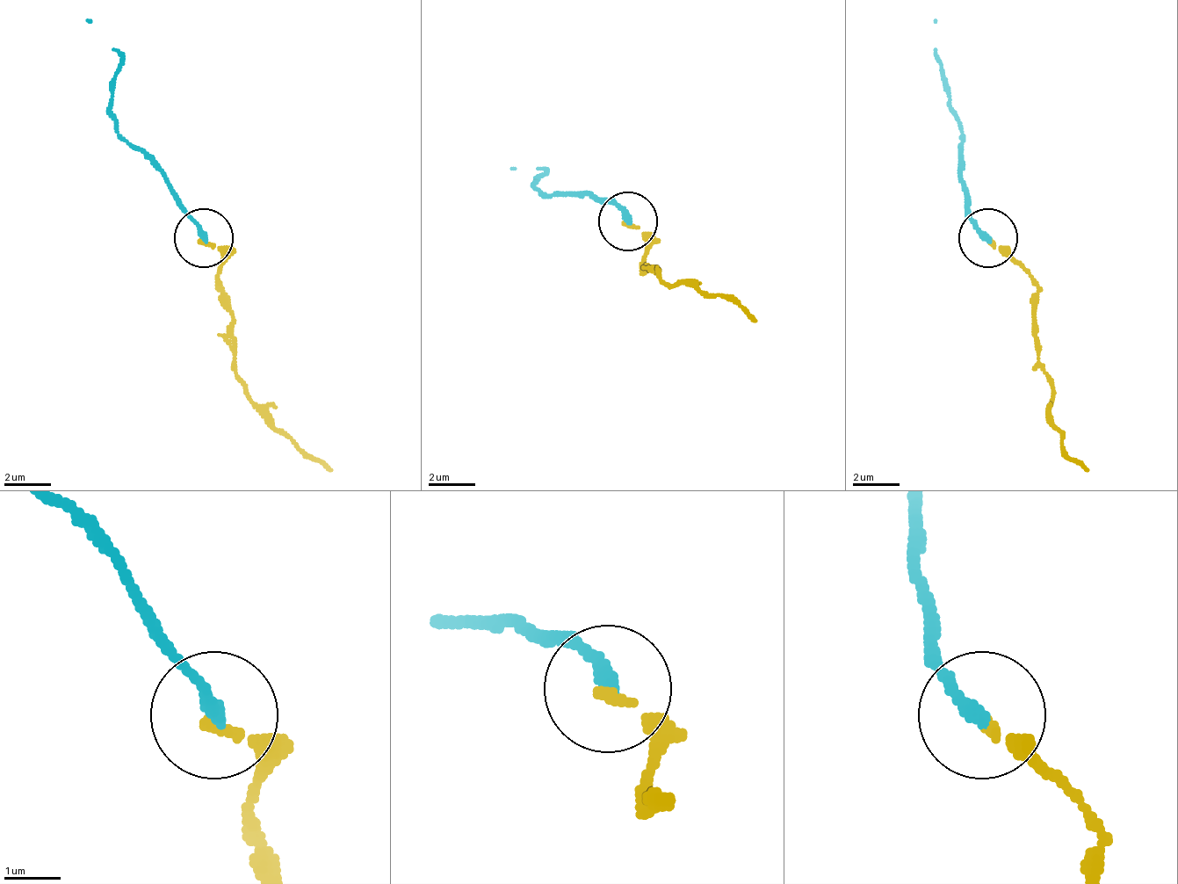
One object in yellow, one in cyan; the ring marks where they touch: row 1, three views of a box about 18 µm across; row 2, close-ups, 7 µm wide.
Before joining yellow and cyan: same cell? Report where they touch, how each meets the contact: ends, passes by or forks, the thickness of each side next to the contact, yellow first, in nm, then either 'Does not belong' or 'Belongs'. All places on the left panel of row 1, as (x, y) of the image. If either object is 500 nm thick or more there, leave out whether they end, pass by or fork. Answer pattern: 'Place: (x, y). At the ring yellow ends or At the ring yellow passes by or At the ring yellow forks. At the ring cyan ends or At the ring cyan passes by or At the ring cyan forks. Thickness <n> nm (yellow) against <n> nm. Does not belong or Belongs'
Place: (203, 237). At the ring yellow ends. At the ring cyan ends. Thickness 170 nm (yellow) against 280 nm. Belongs

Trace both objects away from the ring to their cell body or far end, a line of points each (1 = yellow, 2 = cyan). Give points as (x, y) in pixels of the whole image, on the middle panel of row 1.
1: (629, 222), (646, 264), (658, 270), (664, 281), (723, 293), (758, 322)
2: (629, 222), (588, 193), (541, 193), (541, 170), (511, 170)

